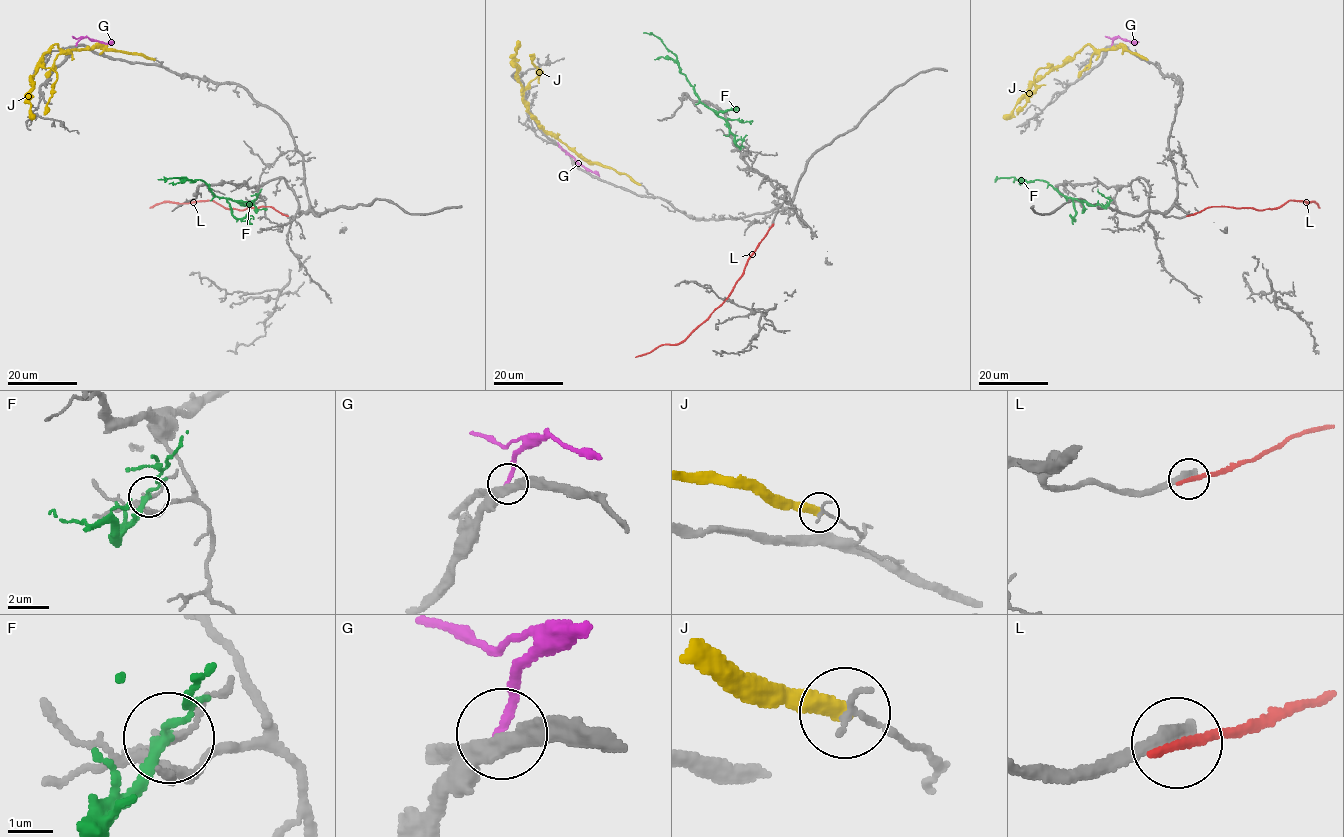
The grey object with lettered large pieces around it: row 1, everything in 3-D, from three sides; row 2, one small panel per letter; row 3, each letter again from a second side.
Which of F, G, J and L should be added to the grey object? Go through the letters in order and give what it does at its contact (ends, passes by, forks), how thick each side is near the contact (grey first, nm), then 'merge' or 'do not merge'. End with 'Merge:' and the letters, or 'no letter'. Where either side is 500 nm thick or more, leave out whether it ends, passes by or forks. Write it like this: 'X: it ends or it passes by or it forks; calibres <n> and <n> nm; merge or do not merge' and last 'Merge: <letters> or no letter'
F: it passes by; calibres 150 and 200 nm; do not merge
G: it ends; calibres 320 and 190 nm; do not merge
J: it ends; calibres 170 and 380 nm; do not merge
L: it ends; calibres 400 and 240 nm; do not merge
Merge: no letter

